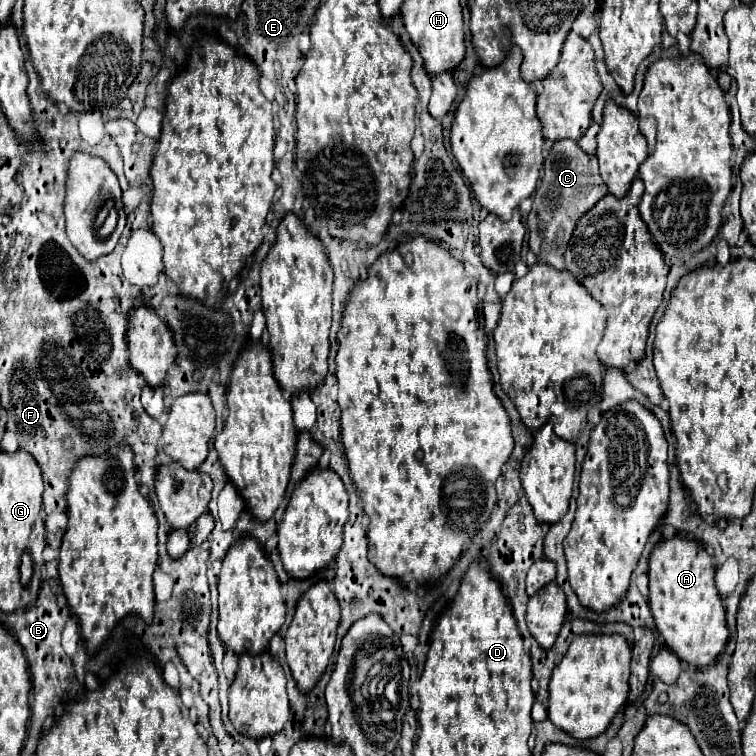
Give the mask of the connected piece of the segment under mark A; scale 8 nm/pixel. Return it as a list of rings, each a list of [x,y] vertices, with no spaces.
[[[673,537],[661,541],[649,559],[649,607],[663,637],[681,661],[691,667],[707,667],[725,651],[729,629],[725,623],[725,607],[715,587],[713,557],[701,547],[699,541]]]

